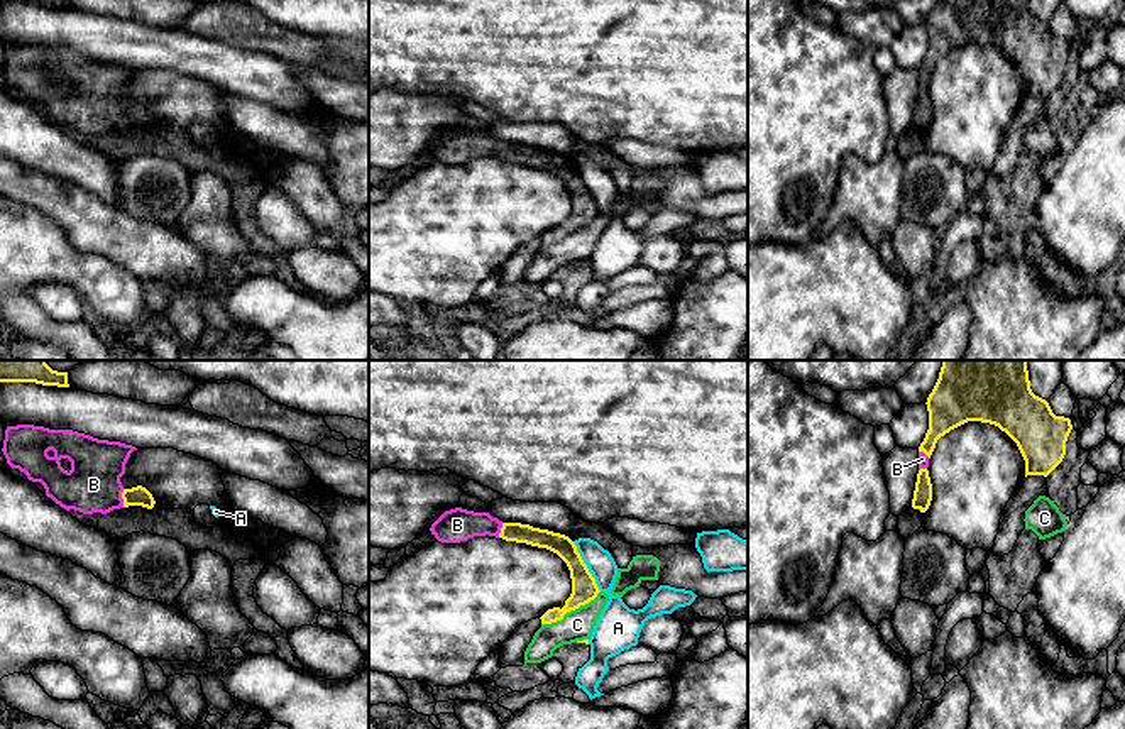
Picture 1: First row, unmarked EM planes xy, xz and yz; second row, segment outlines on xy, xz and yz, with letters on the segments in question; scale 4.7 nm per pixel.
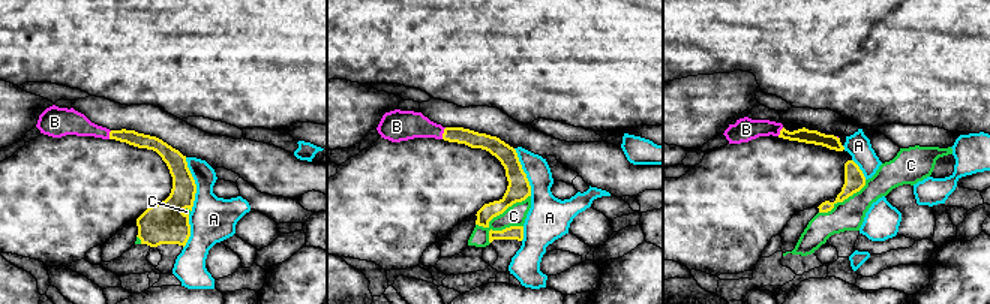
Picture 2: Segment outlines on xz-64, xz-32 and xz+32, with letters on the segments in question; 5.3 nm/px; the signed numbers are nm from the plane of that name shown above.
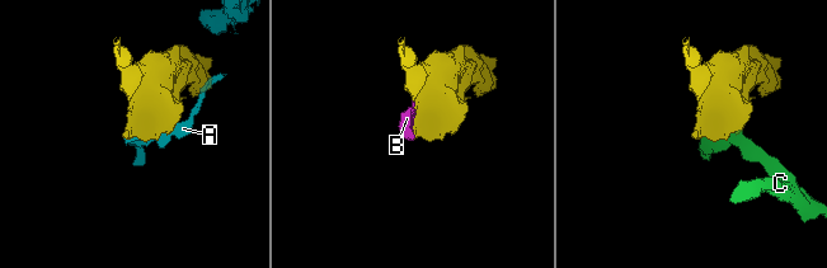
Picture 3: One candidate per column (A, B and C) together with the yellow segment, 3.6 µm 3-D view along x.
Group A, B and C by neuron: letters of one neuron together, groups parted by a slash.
A / B / C

